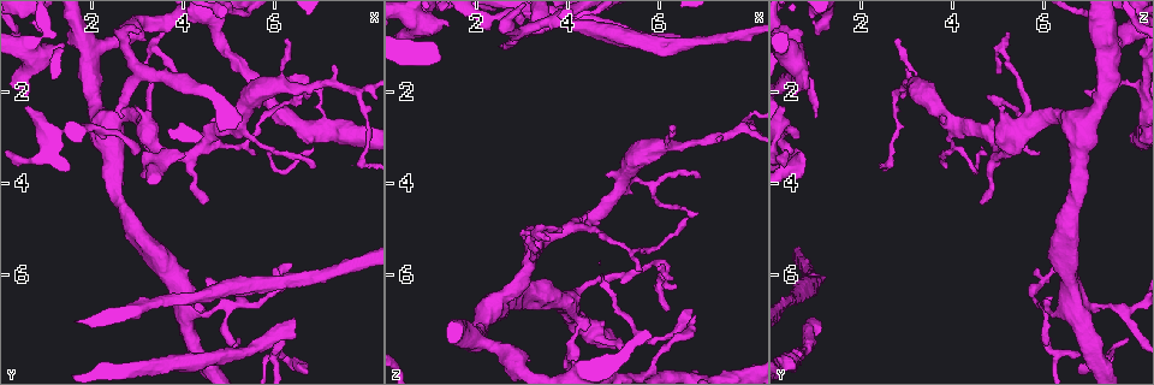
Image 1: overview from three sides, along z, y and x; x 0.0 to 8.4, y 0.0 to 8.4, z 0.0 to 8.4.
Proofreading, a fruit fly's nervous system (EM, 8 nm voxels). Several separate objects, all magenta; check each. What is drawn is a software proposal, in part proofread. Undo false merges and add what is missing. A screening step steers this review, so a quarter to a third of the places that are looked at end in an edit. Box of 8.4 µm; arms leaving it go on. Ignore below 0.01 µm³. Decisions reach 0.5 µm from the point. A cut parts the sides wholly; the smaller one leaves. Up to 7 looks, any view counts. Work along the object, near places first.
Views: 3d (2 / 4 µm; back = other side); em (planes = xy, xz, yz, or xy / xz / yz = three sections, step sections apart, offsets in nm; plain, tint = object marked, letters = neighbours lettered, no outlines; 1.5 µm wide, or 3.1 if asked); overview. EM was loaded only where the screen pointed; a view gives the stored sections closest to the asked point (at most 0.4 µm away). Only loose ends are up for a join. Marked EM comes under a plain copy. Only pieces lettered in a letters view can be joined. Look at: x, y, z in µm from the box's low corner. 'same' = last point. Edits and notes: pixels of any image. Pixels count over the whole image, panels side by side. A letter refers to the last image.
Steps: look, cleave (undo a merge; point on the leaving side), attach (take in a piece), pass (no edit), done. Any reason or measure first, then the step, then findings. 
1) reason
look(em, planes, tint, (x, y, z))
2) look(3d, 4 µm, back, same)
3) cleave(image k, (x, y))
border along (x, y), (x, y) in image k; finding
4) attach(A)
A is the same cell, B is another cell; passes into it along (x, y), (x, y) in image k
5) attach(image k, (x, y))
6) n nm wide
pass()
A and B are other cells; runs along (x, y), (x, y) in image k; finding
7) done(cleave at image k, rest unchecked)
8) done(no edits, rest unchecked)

branch stops here
look(em, planes, letters, (3.10, 3.40, 0.70))

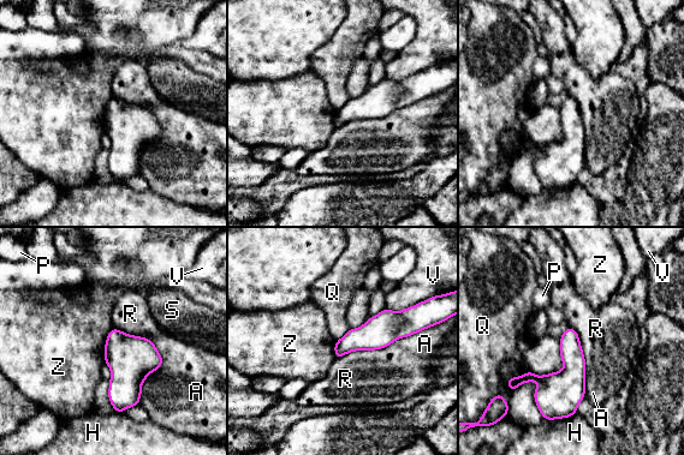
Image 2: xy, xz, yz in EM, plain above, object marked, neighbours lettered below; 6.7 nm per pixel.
pass()
A, H, P, Q, R, S, V and Z are other cells; border along (113, 325), (106, 339), (105, 363) in image 2; no lettered piece goes on from it

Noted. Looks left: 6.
branch stops here
look(3d, 4 µm, (3.00, 2.35, 5.10))

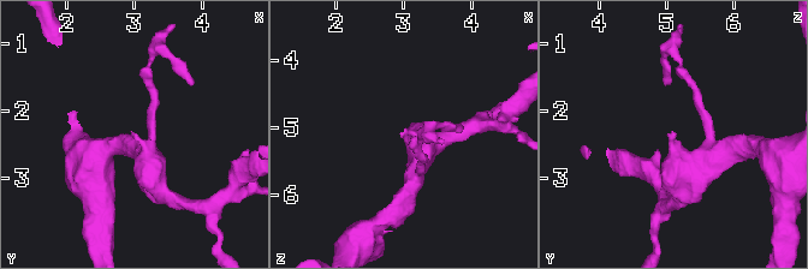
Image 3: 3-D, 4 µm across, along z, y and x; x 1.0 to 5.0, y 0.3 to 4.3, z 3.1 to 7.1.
look(em, planes, letters, (2.95, 2.35, 5.10))

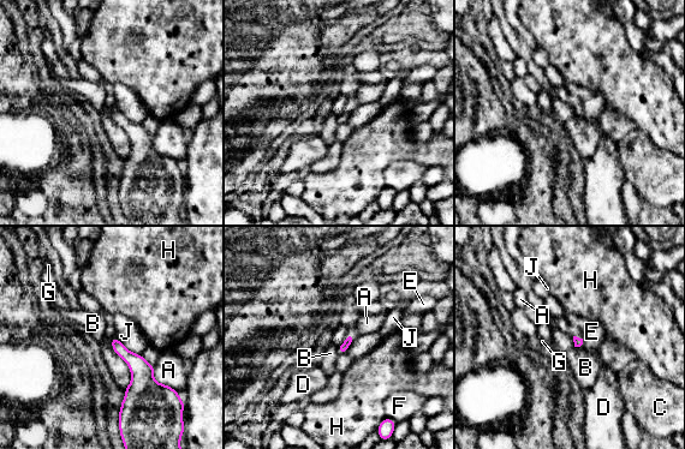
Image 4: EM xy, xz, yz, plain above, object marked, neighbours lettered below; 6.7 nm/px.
B touches over 300 nm
attach(G)
G is the same cell, A, B, C, D, E, F, H and J are other cells; passes into it along (349, 340), (351, 334), (350, 313) in image 4; the neuron continues

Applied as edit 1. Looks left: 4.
free end
look(em, planes, letters, (6.30, 0.85, 2.75))

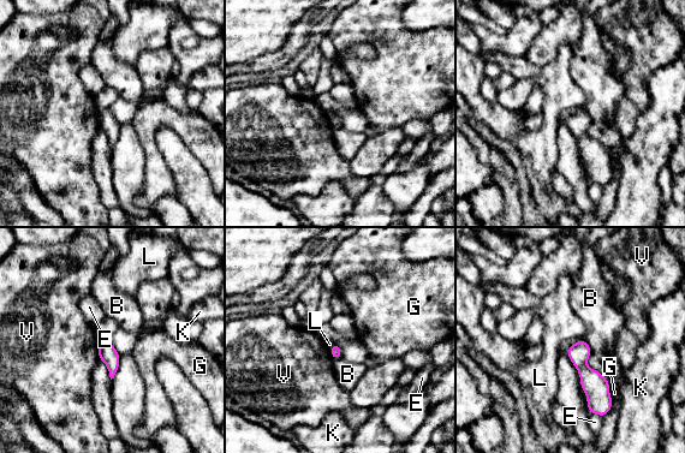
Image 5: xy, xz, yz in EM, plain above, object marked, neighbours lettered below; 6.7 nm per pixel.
pass()
B, E, G, K, L and V are other cells; border along (108, 338), (100, 341) in image 5; no lettered piece goes on from it

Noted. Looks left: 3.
done(attach at image 4, rest unchecked)

